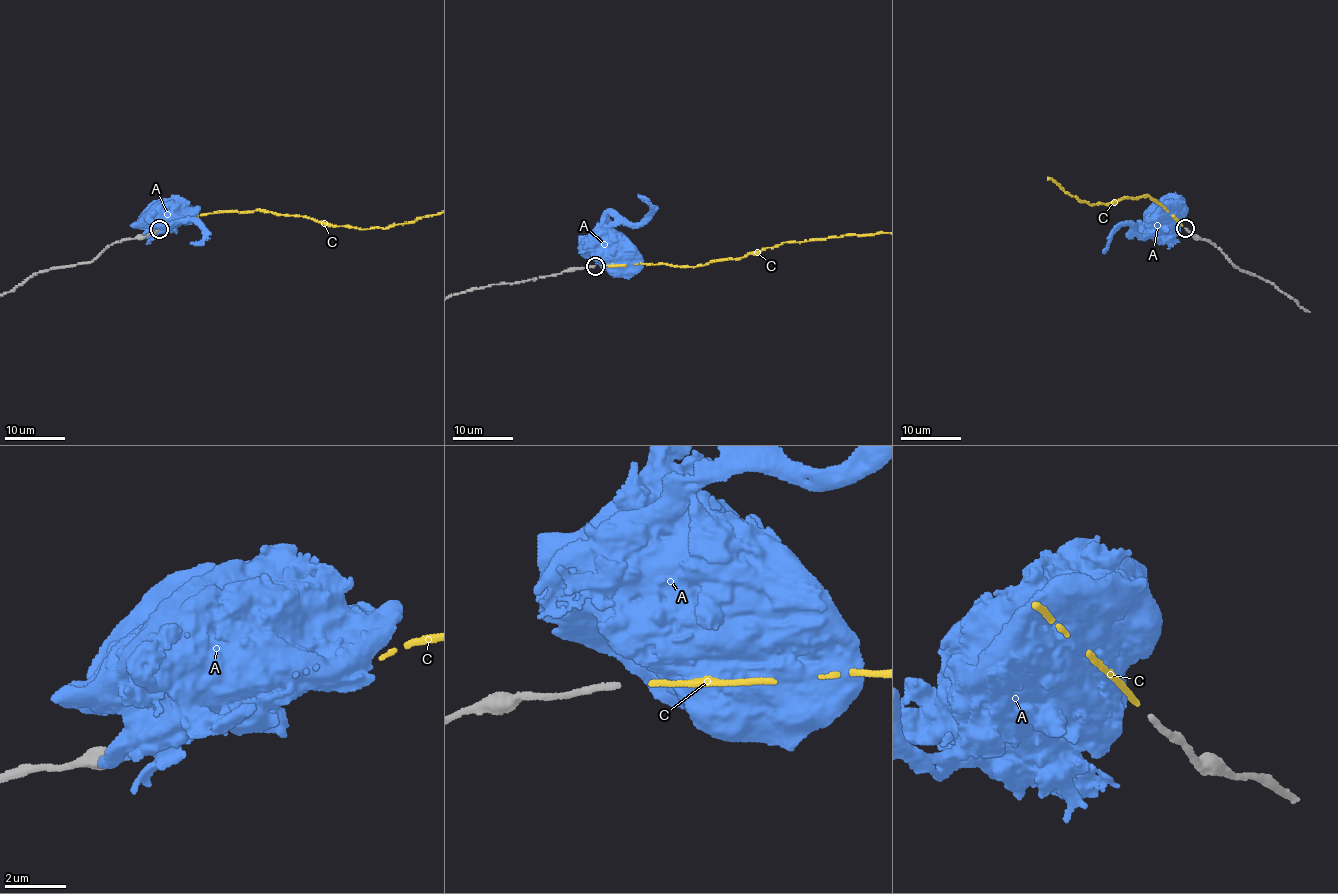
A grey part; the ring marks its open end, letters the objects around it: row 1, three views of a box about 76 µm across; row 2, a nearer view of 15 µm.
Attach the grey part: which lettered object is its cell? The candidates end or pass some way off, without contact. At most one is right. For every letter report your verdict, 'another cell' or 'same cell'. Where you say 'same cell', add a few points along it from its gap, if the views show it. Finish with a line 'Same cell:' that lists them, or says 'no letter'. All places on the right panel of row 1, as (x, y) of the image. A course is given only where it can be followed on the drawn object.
A: another cell
C: same cell
Same cell: C

